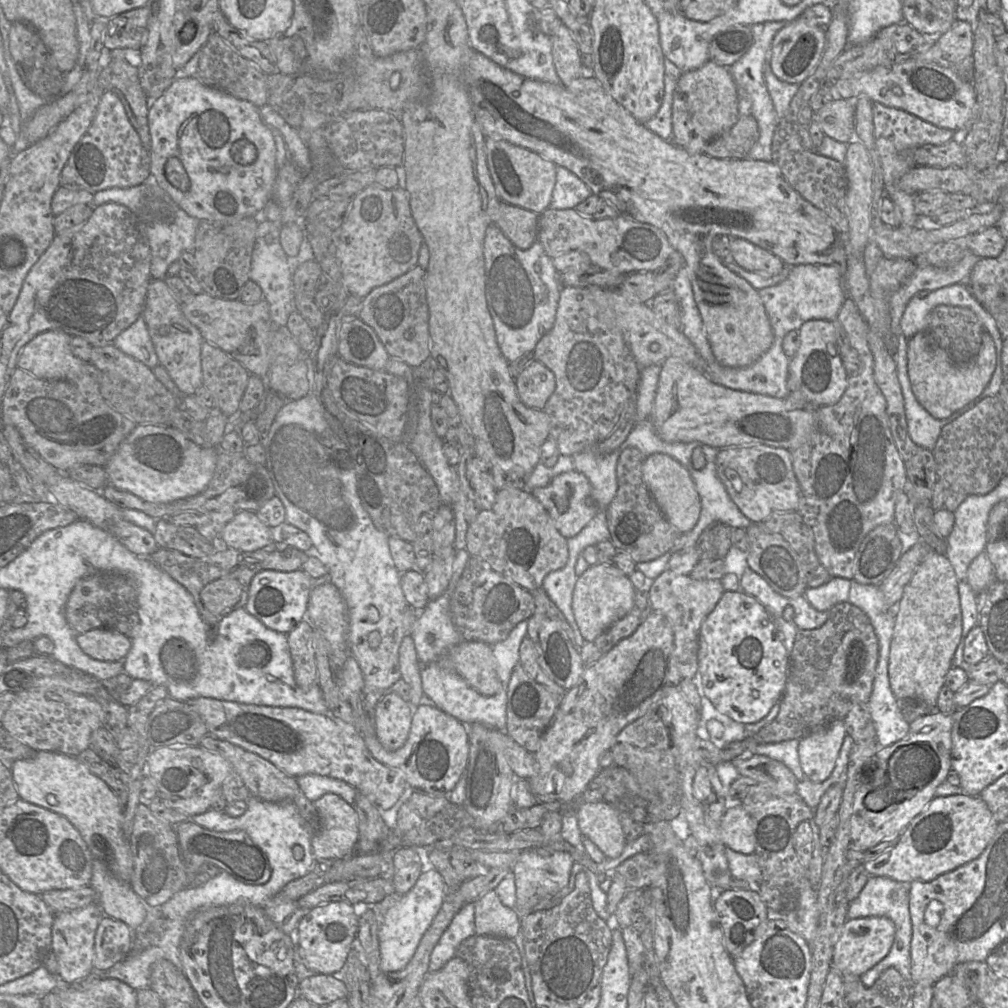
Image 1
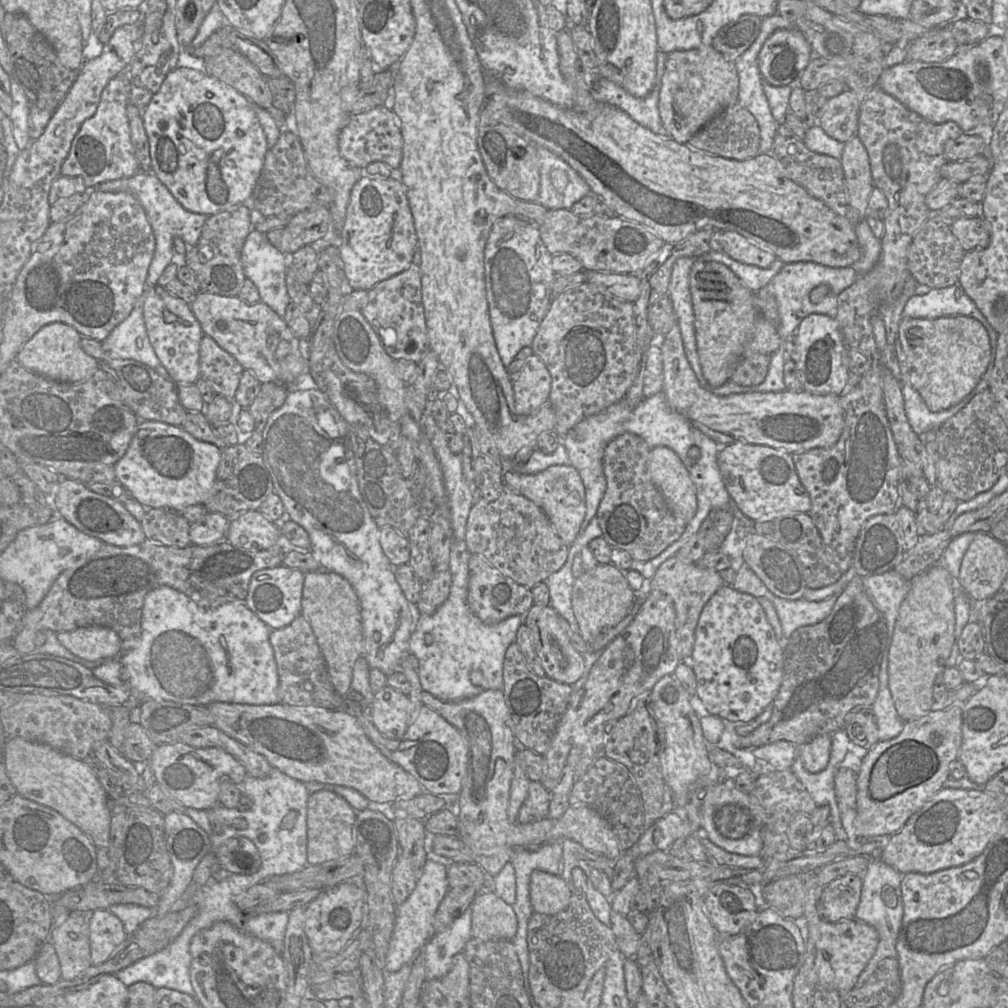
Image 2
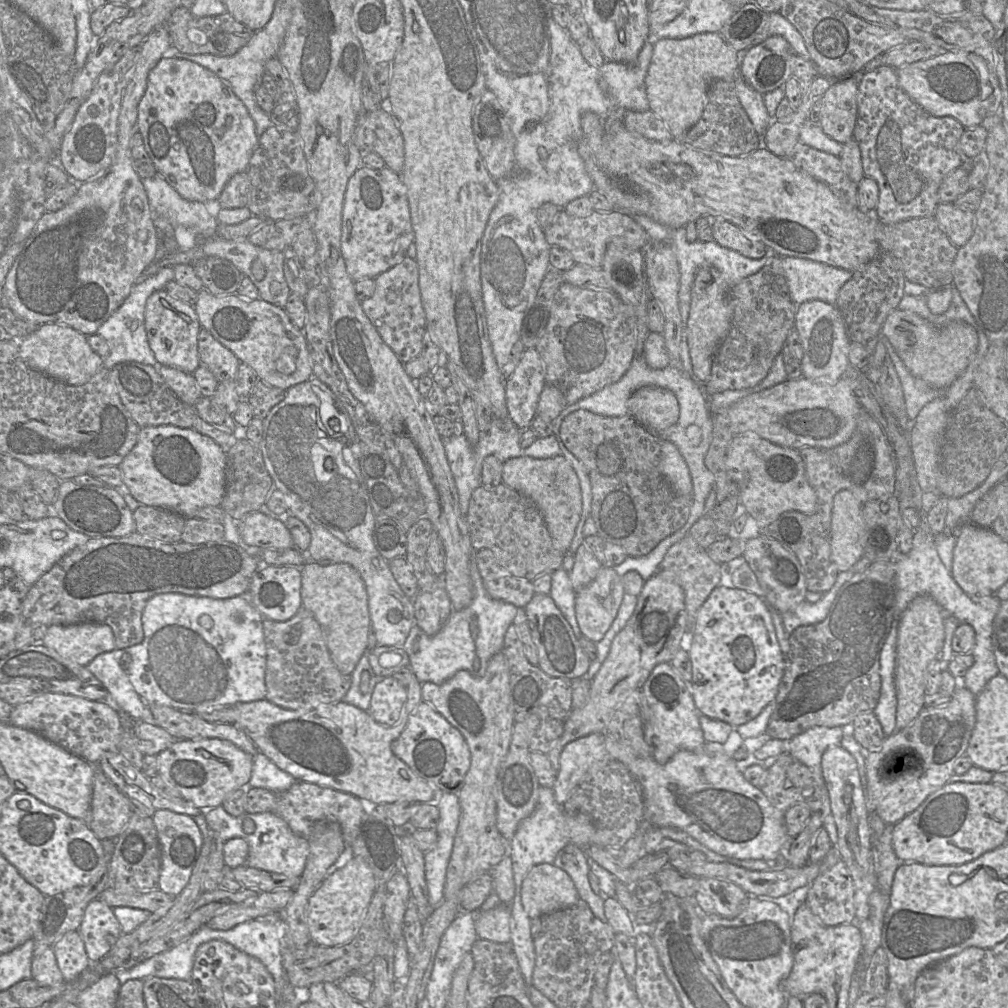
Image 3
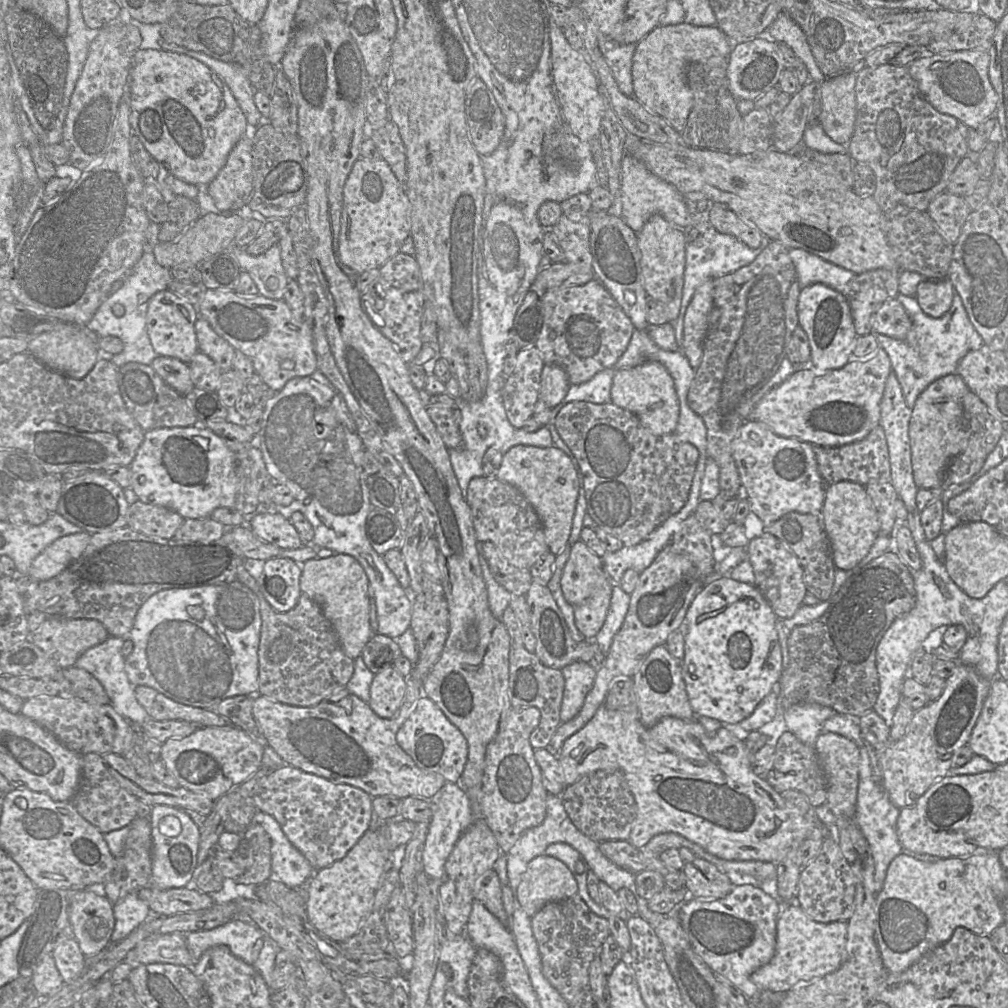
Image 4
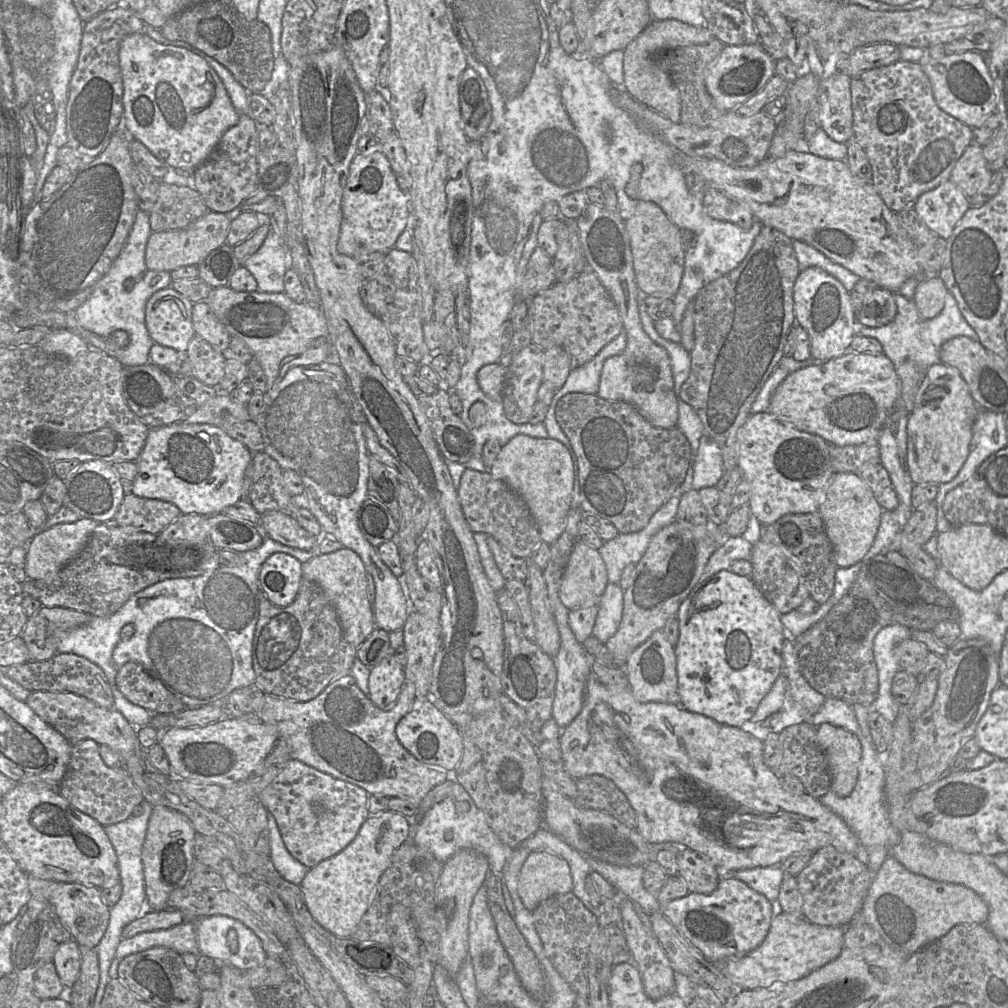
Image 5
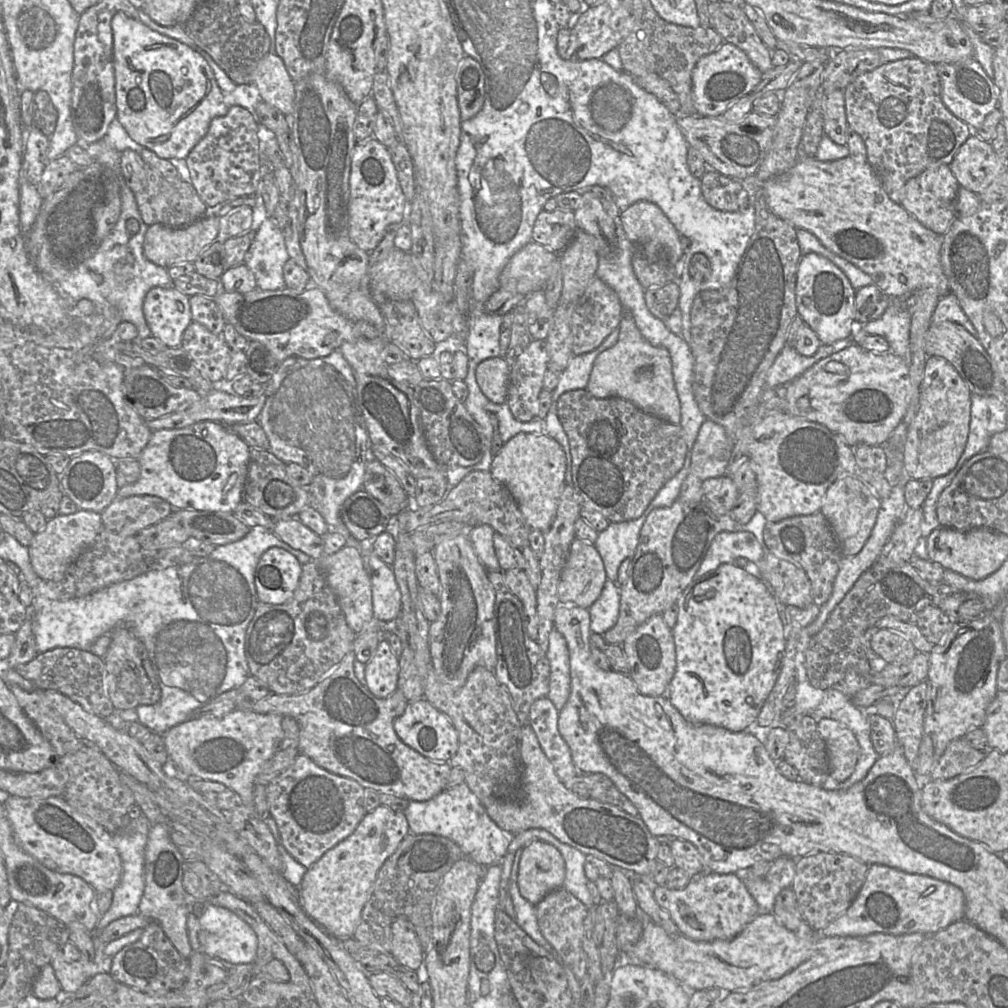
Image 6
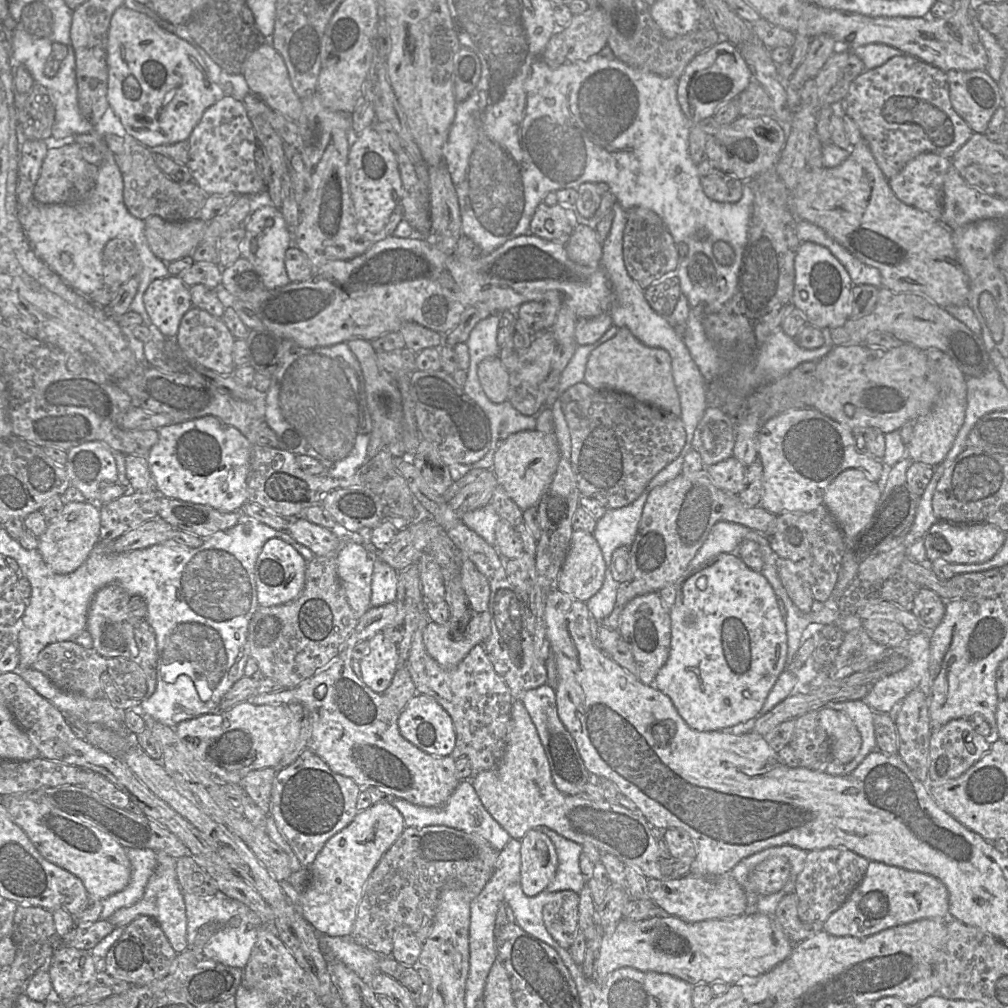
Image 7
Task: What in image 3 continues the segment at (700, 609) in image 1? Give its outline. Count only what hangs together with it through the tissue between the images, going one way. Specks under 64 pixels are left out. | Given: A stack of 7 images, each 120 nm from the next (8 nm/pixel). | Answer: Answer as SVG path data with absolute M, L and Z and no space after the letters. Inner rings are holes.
M686 535L668 549L660 564L659 571L672 572L674 581L683 589L687 612L687 629L692 630L693 634L698 610L713 589L720 584L721 565L709 557L707 549L701 548L690 536Z

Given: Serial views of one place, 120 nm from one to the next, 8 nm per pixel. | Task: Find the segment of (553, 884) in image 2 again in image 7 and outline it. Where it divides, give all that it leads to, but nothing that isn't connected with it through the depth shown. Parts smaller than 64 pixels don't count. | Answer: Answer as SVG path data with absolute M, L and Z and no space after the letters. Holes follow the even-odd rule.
M542 829L529 830L521 839L521 887L523 893L533 897L542 892L552 882L558 867L555 846Z

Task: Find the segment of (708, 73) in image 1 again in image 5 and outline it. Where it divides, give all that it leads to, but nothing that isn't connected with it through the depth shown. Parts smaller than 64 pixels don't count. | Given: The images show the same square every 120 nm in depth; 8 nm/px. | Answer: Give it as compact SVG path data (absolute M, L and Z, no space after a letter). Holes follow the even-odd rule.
M652 20L651 23L623 50L624 88L639 102L663 115L674 123L681 122L681 97L678 88L672 82L668 72L657 60L657 55L678 47L703 45L715 36L705 27L696 27L679 20Z

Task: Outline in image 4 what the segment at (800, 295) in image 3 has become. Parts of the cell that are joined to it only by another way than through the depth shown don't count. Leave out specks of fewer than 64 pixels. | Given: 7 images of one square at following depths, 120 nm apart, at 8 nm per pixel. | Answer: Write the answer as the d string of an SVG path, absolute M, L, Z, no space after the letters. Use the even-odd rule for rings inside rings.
M791 248L789 256L795 266L799 287L822 283L844 294L855 273L800 248Z

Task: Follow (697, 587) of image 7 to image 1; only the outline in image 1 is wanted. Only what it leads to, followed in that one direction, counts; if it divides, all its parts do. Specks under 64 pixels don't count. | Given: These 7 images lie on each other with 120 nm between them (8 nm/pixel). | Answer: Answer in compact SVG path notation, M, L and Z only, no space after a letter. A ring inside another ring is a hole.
M724 591L699 633L698 684L715 709L742 724L764 718L780 702L788 671L788 652L764 607L743 591Z

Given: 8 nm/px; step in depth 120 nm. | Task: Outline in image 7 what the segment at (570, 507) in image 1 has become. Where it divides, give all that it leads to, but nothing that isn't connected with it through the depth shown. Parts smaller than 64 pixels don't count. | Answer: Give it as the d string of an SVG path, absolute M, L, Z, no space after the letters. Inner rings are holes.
M555 429L553 434L536 430L520 431L510 435L497 448L492 471L498 486L503 488L511 500L524 511L536 508L539 500L552 482L560 460Z

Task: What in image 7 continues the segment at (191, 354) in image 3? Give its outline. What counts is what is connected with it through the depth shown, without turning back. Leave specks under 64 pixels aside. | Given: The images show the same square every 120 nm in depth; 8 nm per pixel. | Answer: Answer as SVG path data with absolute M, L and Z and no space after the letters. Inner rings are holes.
M171 275L154 280L144 293L143 303L152 324L171 339L177 335L182 317L193 307L189 287L181 277Z

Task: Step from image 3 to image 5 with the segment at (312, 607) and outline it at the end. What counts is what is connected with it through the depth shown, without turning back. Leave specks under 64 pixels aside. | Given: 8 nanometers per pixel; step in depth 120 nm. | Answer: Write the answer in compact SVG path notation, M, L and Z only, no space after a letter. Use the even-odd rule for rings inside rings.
M346 547L331 553L315 555L302 564L303 579L312 581L322 588L337 612L346 640L356 649L378 628L368 598L366 572L359 555Z

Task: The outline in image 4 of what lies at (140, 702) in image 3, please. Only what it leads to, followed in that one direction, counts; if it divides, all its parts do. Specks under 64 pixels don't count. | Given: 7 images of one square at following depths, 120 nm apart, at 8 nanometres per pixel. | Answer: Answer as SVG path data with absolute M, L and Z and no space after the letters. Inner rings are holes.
M108 636L108 638L94 647L86 650L76 661L76 666L88 671L103 686L114 710L126 720L131 720L139 725L143 725L150 719L145 709L137 701L134 686L130 683L125 672L124 657L122 646L124 638Z

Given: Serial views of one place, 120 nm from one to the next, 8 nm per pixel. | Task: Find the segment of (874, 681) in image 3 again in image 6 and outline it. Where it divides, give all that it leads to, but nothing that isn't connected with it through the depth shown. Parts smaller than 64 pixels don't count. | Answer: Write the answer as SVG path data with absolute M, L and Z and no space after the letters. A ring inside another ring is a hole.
M876 562L858 578L821 630L810 639L805 655L810 684L827 690L843 680L848 669L871 678L875 673L863 646L865 632L885 616L917 624L919 613L929 605L941 609L952 623L967 622L989 613L984 600L976 593L961 591L945 583L932 584L923 579L910 562L898 566L883 566Z

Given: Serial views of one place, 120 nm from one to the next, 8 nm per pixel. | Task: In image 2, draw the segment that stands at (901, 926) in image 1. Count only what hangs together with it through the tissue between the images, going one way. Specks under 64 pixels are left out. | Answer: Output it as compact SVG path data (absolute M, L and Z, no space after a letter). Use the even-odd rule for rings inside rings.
M878 854L871 858L868 868L863 874L862 893L855 918L874 927L878 932L879 941L874 955L859 975L855 987L861 987L867 981L882 959L888 957L898 959L896 942L904 914L901 879L902 874L883 862Z

